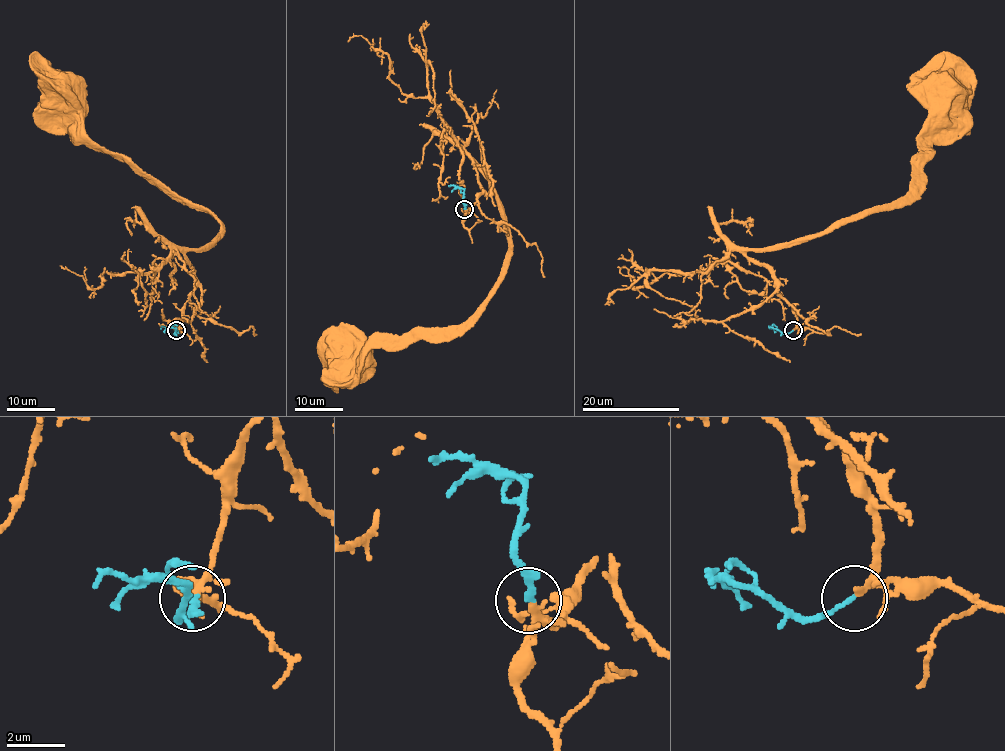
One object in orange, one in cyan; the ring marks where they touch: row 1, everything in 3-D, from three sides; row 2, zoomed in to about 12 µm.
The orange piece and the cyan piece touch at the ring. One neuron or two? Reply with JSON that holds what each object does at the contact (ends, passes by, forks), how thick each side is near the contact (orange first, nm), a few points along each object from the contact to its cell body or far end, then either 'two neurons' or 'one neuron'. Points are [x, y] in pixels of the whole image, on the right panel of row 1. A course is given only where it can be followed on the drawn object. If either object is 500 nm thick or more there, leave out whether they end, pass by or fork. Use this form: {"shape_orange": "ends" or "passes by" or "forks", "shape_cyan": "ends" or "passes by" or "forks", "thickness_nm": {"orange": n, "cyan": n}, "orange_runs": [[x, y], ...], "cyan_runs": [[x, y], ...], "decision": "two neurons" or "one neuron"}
{"shape_orange": "forks", "shape_cyan": "ends", "thickness_nm": {"orange": 130, "cyan": 180}, "orange_runs": [[793, 329], [794, 309], [775, 277], [746, 252], [848, 223], [906, 194], [920, 156], [929, 87], [937, 82]], "cyan_runs": [[793, 331], [782, 333], [774, 326], [769, 326], [770, 328]], "decision": "one neuron"}

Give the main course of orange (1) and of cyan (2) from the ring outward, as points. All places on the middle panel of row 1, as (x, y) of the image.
1: (465, 209), (484, 191), (474, 162), (507, 237), (508, 264), (496, 290), (457, 326), (374, 336), (345, 353)
2: (465, 209), (464, 195), (453, 185), (448, 186)

